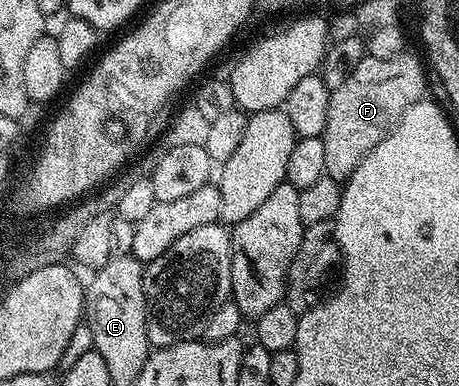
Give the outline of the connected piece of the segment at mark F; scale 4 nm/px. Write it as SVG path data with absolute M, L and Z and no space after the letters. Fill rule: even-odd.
M404 53L397 57L373 57L364 54L363 59L345 77L345 82L337 85L337 89L331 91L329 97L329 117L325 117L325 129L321 136L325 145L325 169L330 179L346 181L351 178L357 165L365 161L365 157L387 135L388 131L398 123L399 119L419 99L424 98L428 90L428 76L425 74L424 64L415 55Z

